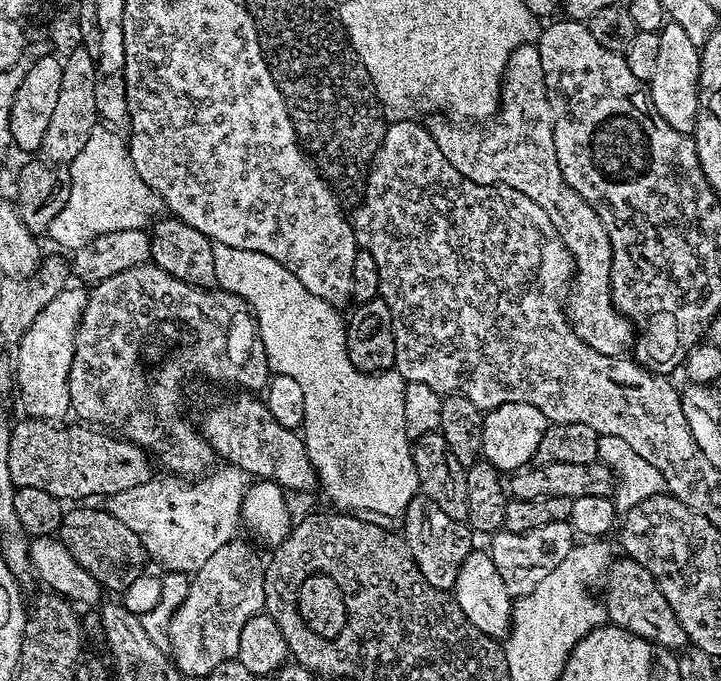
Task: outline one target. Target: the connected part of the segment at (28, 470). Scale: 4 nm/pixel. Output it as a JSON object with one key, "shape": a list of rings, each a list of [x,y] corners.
{"shape":[[[23,419],[11,425],[9,434],[10,478],[16,488],[46,490],[61,502],[84,502],[87,496],[107,498],[153,479],[149,453],[119,435],[79,423],[60,428],[56,422]]]}

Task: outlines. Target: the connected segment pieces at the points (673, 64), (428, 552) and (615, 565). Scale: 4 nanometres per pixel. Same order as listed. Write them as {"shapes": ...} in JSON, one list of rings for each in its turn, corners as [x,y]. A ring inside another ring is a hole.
{"shapes":[[[[668,22],[659,31],[658,63],[654,69],[654,78],[650,81],[652,101],[674,126],[674,130],[685,134],[695,133],[696,115],[698,114],[698,82],[700,81],[700,48],[682,30],[682,26]]],[[[417,494],[408,503],[408,511],[404,513],[402,523],[404,541],[410,546],[411,557],[422,571],[422,576],[435,589],[451,591],[457,582],[462,562],[474,550],[473,545],[460,544],[460,539],[463,538],[464,532],[466,533],[465,525],[460,520],[450,518],[446,510],[438,506],[438,502],[423,494]]],[[[625,554],[621,555],[613,559],[612,567],[606,576],[607,580],[606,616],[617,628],[624,628],[627,632],[636,632],[642,638],[669,650],[683,649],[689,643],[681,622],[678,622],[674,610],[670,608],[669,602],[658,588],[658,582],[645,566],[639,565]]]]}

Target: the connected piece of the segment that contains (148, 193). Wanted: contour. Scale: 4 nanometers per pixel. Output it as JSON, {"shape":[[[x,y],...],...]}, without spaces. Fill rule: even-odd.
{"shape":[[[98,126],[86,144],[82,146],[82,154],[78,154],[70,165],[70,202],[66,202],[56,221],[50,222],[47,231],[54,243],[67,250],[86,246],[94,238],[114,230],[147,229],[150,221],[162,212],[160,195],[138,178],[138,170],[134,170],[134,162],[128,157],[125,137],[119,131]]]}

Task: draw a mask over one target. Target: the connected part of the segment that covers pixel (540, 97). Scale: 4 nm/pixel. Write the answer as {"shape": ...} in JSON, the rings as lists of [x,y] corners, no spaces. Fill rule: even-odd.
{"shape":[[[529,42],[512,51],[504,71],[504,83],[500,85],[498,118],[485,124],[472,122],[467,126],[440,114],[429,120],[432,121],[427,121],[426,127],[438,150],[442,150],[446,162],[450,162],[462,178],[470,178],[475,184],[513,188],[546,210],[546,218],[550,218],[574,265],[568,300],[566,296],[562,304],[572,333],[586,342],[590,350],[598,350],[598,354],[623,357],[634,343],[634,329],[612,305],[610,238],[598,214],[594,214],[592,207],[568,185],[558,166],[556,113],[550,106],[539,47]]]}

